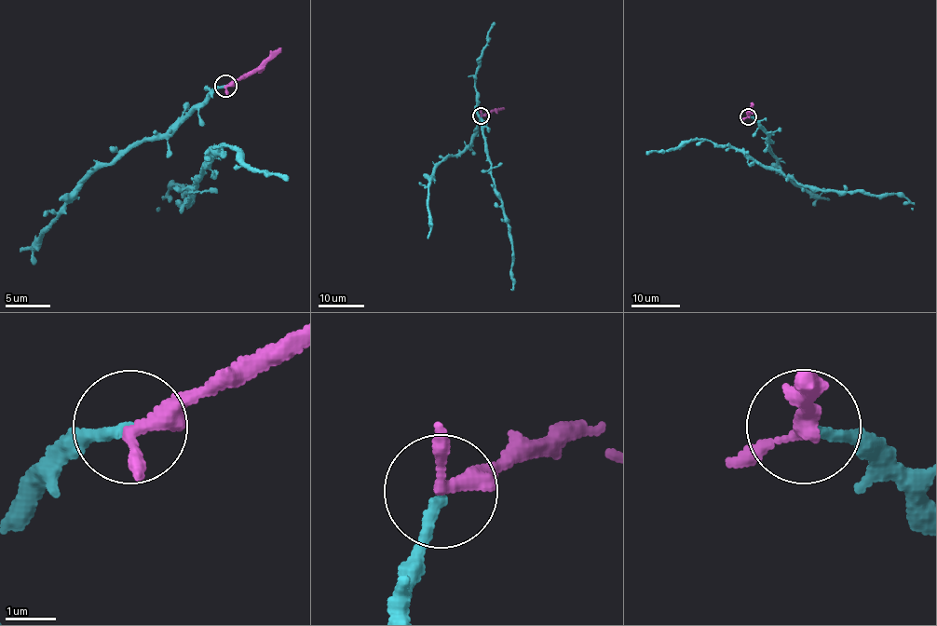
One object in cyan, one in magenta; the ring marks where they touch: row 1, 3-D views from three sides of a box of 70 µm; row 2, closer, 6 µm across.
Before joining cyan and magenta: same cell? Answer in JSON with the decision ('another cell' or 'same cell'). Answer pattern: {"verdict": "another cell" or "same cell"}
{"verdict": "same cell"}

